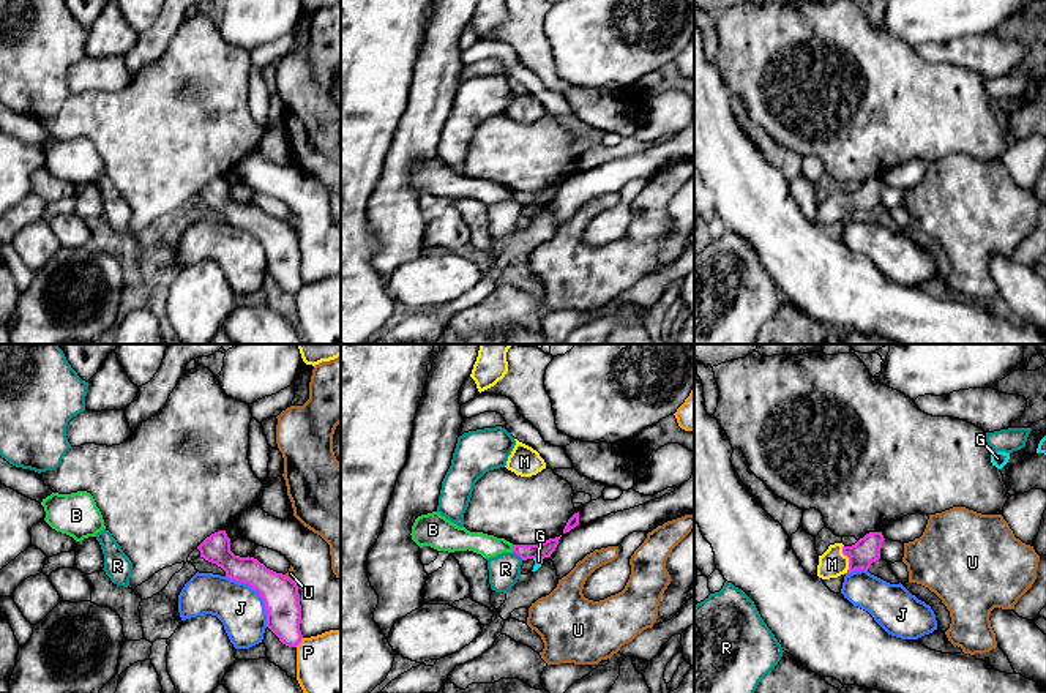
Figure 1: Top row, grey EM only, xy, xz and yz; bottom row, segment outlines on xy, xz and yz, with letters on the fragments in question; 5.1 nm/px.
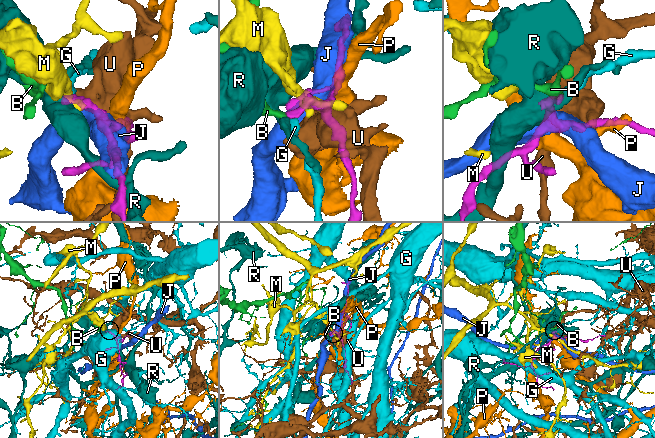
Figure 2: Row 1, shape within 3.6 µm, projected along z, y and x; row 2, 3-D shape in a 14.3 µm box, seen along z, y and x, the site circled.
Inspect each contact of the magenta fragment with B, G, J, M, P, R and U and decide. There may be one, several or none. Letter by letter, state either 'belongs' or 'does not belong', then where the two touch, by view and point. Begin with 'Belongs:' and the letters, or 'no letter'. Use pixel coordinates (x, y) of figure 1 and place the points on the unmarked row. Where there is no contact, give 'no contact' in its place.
Belongs: M
B: does not belong; contact xz (513, 194)
G: does not belong; contact xz (537, 202)
J: does not belong; contact xy (259, 240)
M: belongs; contact yz (849, 206)
P: does not belong; contact xy (298, 289)
R: does not belong; contact xz (518, 201)
U: does not belong; contact xy (287, 223)

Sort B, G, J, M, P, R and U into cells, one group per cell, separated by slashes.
B / G / J / M / P / R / U

